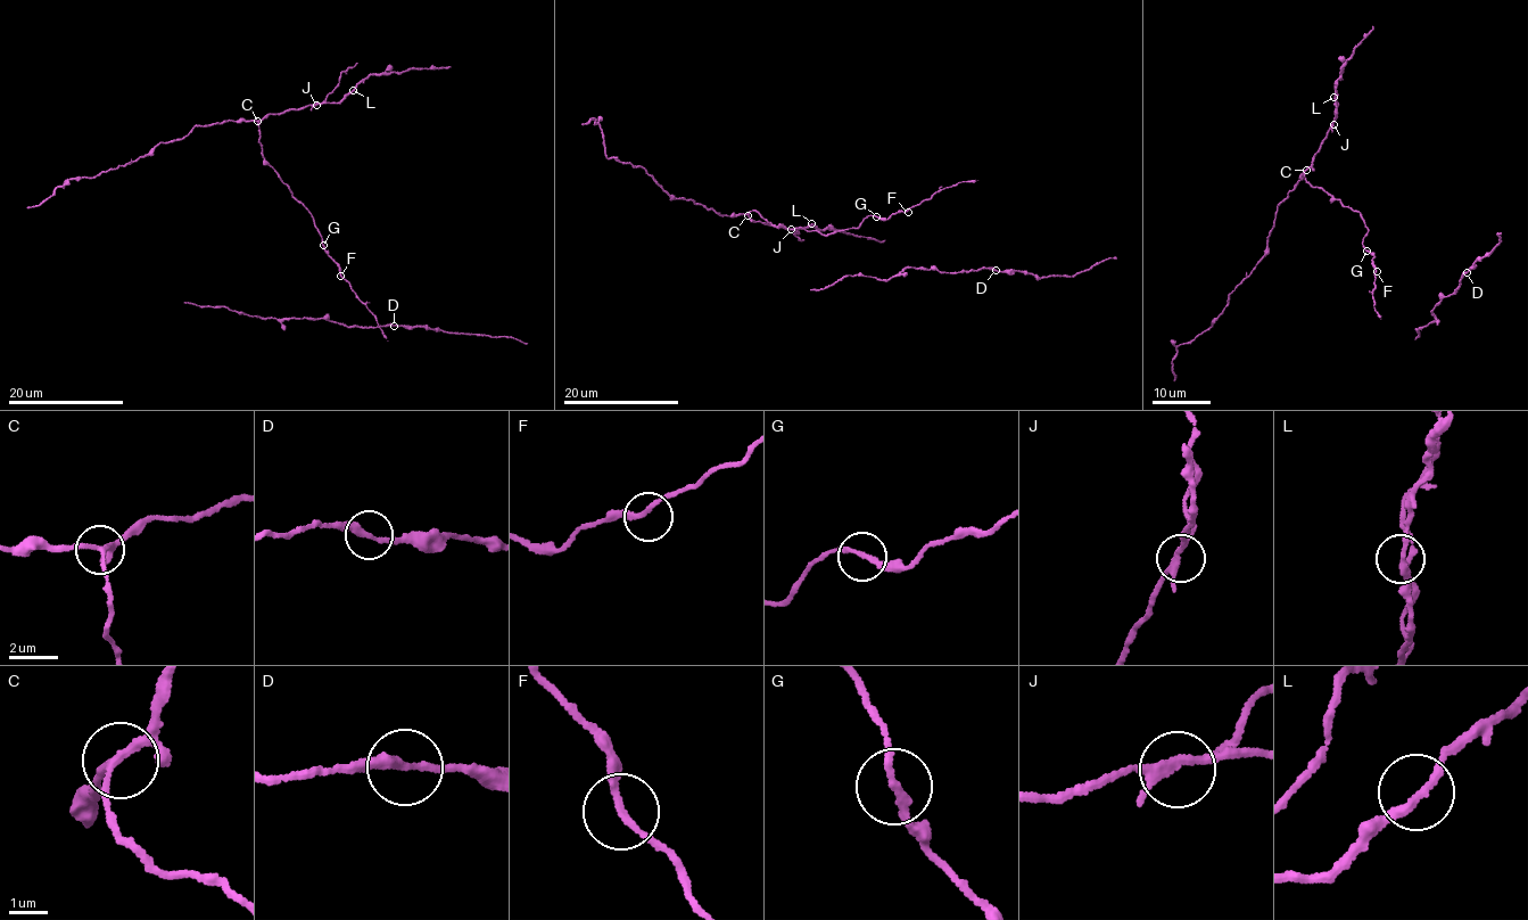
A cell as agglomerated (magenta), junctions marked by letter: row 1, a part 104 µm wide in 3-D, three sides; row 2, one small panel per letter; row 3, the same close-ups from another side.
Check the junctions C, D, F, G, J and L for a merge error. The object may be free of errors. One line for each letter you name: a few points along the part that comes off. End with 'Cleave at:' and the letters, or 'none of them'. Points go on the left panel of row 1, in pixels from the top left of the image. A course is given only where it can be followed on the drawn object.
J: course (316, 105), (338, 83), (340, 74), (357, 63)
Cleave at: J

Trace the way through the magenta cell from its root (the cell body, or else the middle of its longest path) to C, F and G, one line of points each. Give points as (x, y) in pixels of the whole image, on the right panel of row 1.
C: (1346, 206), (1306, 180), (1306, 170)
F: (1346, 206), (1362, 216), (1368, 230), (1363, 248), (1373, 256), (1372, 262), (1377, 271)
G: (1346, 206), (1362, 216), (1368, 230), (1362, 245), (1367, 251)

